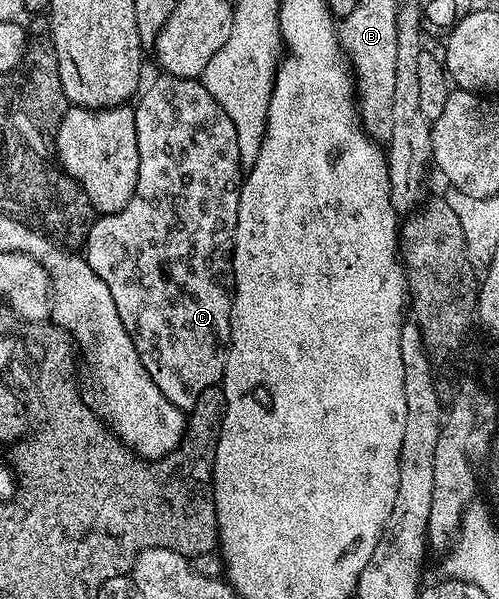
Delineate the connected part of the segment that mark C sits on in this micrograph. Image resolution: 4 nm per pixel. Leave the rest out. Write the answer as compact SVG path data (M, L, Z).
M160 78L140 92L133 107L135 137L139 145L139 181L135 185L135 193L131 201L127 201L127 205L119 209L119 213L94 218L83 244L83 254L91 269L95 269L95 273L99 273L107 289L111 289L115 309L119 309L119 317L127 333L133 338L133 344L139 353L139 361L143 361L143 369L147 369L151 381L155 381L155 385L159 387L163 397L171 401L171 405L192 409L197 406L197 399L203 393L203 389L218 386L225 377L225 352L229 350L233 308L233 234L237 228L243 168L239 161L239 137L235 137L233 115L225 112L228 110L205 88L204 82L197 79Z

